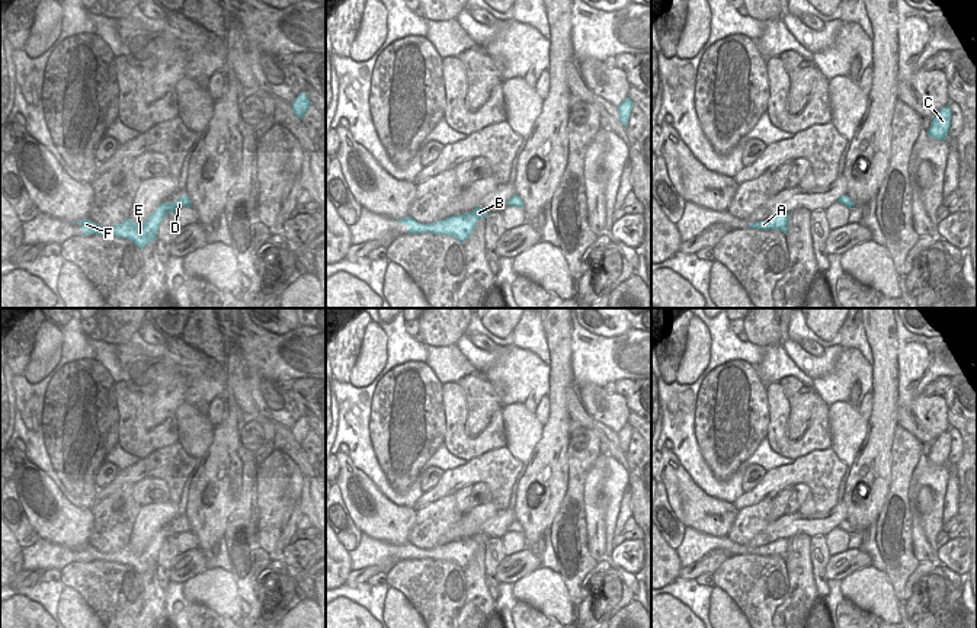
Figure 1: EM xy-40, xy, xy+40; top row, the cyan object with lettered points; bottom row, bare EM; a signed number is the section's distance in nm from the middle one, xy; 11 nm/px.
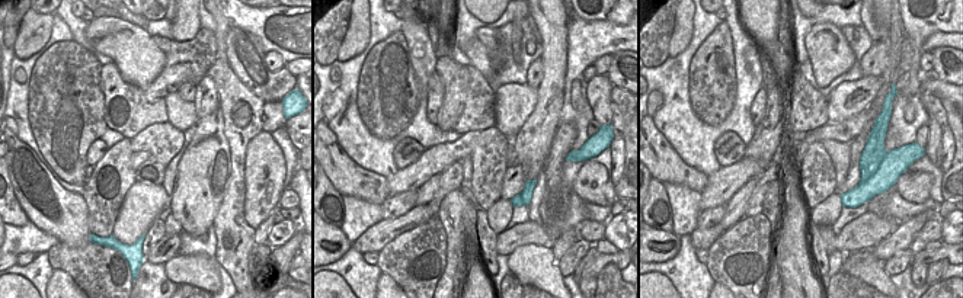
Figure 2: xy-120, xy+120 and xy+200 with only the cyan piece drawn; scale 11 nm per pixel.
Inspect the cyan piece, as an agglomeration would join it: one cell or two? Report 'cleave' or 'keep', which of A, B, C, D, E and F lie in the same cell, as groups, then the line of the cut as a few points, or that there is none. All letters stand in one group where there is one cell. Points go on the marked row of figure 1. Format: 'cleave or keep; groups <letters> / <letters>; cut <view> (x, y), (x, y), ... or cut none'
keep; groups A B C D E F; cut none

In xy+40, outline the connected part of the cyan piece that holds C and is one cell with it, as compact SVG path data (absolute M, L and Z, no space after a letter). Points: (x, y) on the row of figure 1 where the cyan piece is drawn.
M949 105L939 109L932 119L930 128L928 129L929 137L935 140L945 140L951 128L951 118L952 112Z

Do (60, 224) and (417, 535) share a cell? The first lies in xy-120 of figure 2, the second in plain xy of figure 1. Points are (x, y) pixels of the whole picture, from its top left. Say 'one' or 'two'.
two

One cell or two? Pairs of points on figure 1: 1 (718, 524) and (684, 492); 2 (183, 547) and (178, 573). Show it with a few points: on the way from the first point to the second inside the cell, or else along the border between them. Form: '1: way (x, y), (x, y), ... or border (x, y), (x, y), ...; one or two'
1: way (710, 516), (691, 500); one
2: border (199, 545), (179, 554); two

